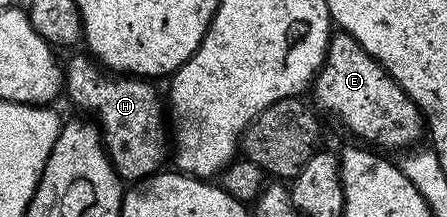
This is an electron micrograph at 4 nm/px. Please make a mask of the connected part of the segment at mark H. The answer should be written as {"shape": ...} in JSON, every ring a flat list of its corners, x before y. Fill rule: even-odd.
{"shape":[[85,57,86,59,70,59,64,63,64,95,65,98,70,98,82,112,85,113,97,126,100,128,102,144,106,147,106,156,110,158,110,164,118,171,118,176,123,181,141,181,146,179,149,175,153,175,163,170,165,159,168,159,168,123,164,118,164,99,158,96,158,91,153,87,153,82,147,81,142,77,131,77,121,73,111,73,109,70,103,69,93,58]]}

